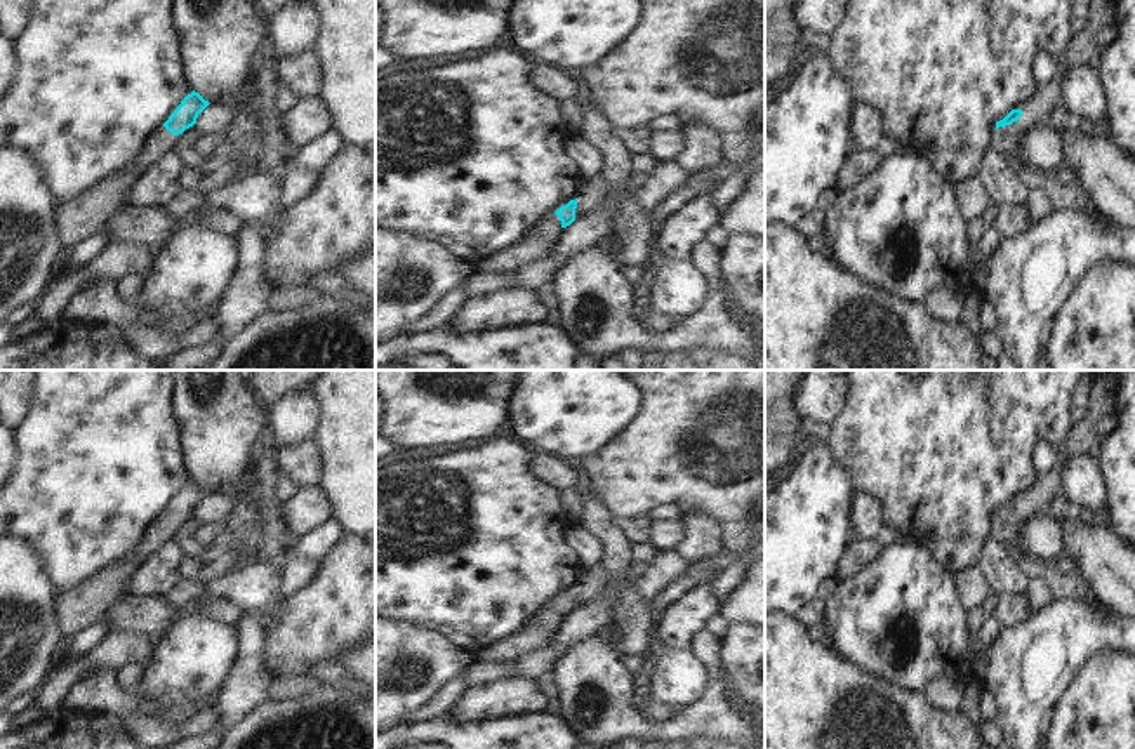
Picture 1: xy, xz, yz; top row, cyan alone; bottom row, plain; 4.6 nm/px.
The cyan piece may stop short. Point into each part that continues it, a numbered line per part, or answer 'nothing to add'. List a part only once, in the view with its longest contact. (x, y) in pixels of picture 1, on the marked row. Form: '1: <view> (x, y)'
1: yz (1008, 139)

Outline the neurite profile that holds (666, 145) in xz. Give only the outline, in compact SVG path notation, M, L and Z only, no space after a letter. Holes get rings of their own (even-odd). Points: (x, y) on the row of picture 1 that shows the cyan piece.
M654 132L654 158L655 160L678 160L688 146L687 132Z

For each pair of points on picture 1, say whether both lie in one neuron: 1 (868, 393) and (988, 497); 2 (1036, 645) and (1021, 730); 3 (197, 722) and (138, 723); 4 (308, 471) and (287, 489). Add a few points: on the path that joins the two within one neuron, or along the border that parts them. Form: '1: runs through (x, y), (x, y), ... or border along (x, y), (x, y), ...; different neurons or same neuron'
1: runs through (897, 423), (918, 444), (934, 444), (958, 468); same neuron
2: runs through (1029, 666), (1021, 709); same neuron
3: runs through (183, 727), (178, 730), (152, 730); same neuron
4: border along (280, 470), (299, 485); different neurons

